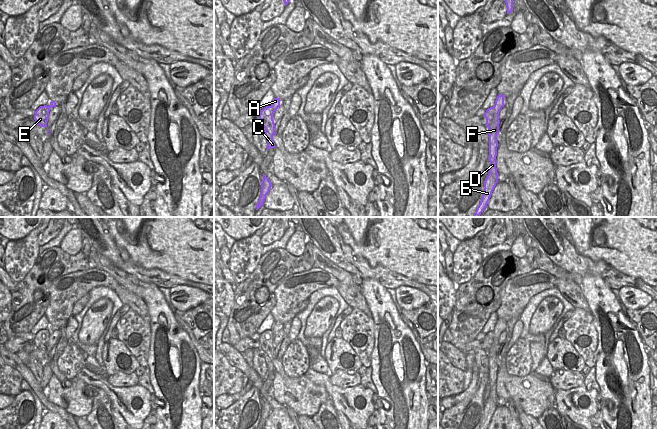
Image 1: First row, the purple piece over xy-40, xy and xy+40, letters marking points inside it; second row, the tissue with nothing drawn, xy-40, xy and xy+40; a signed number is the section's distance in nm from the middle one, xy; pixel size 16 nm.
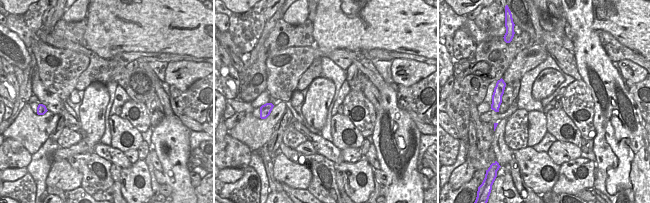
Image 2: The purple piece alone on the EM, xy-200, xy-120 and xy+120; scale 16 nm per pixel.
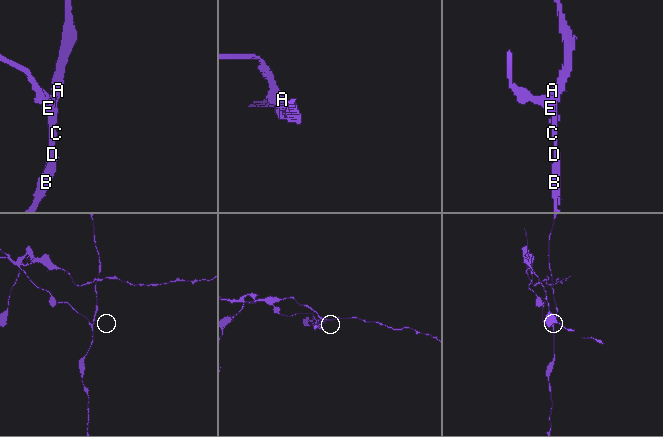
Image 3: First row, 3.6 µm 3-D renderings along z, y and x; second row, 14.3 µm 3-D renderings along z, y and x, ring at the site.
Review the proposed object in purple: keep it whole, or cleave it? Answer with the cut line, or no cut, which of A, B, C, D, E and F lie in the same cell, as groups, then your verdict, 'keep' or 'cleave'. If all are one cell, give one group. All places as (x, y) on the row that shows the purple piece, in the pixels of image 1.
cut xy+40 (493, 106), (493, 120), (488, 127); groups A B C D F / E; cleave

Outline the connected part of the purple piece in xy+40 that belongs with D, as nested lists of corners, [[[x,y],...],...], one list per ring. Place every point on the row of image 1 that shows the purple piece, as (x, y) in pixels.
[[[498,94],[495,104],[494,104],[494,118],[491,125],[488,127],[488,135],[489,135],[489,161],[490,161],[490,169],[489,173],[484,181],[484,192],[478,205],[474,217],[480,217],[483,210],[488,207],[487,204],[490,200],[492,192],[498,183],[498,172],[496,168],[496,156],[497,156],[497,136],[499,135],[499,112],[504,107],[504,95]]]

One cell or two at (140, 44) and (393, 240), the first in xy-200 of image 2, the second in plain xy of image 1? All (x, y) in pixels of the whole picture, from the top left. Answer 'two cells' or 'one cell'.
one cell

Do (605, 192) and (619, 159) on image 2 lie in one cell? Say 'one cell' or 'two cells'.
one cell

